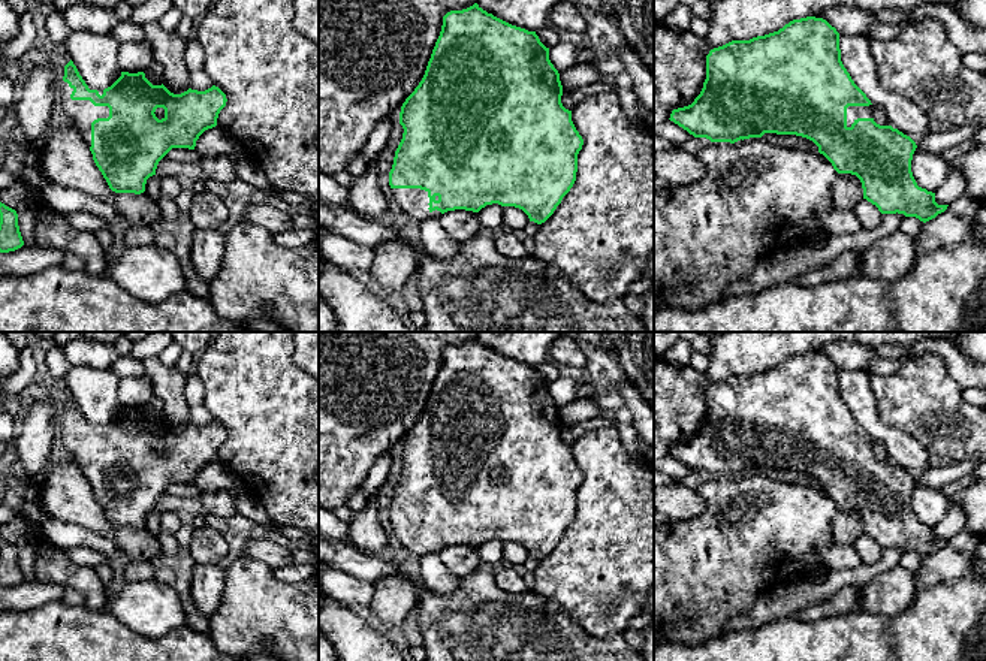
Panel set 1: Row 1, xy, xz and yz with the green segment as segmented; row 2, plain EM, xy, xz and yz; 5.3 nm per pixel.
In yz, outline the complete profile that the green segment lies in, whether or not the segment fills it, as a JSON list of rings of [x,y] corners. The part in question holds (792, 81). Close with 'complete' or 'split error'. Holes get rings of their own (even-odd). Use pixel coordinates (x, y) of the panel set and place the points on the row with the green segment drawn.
[[[806,16],[793,19],[778,31],[750,40],[732,40],[714,48],[706,55],[706,79],[700,94],[688,106],[673,109],[670,121],[694,138],[711,142],[730,142],[762,138],[765,133],[796,135],[812,141],[838,173],[856,175],[863,188],[863,199],[878,208],[881,214],[904,214],[926,223],[944,212],[949,205],[938,205],[935,193],[917,185],[911,160],[916,142],[893,129],[880,126],[872,118],[872,103],[854,84],[841,61],[839,33],[826,19]]] | split error

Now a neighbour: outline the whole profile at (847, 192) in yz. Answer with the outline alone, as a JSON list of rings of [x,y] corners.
[[[838,173],[832,181],[832,205],[835,211],[854,211],[863,199],[862,182],[856,175]]]

